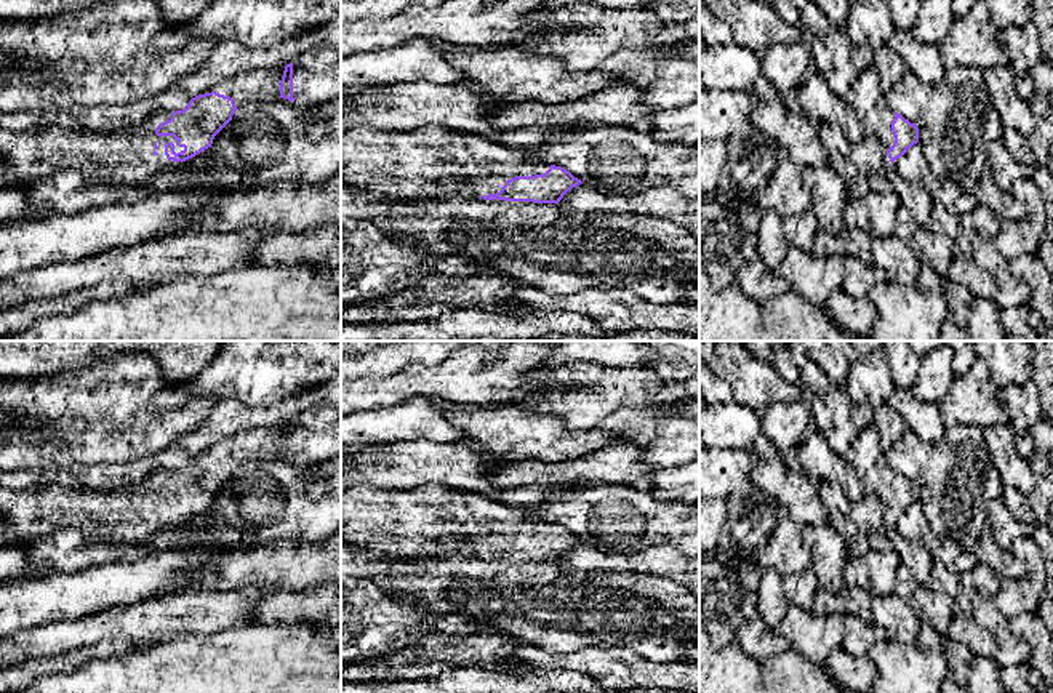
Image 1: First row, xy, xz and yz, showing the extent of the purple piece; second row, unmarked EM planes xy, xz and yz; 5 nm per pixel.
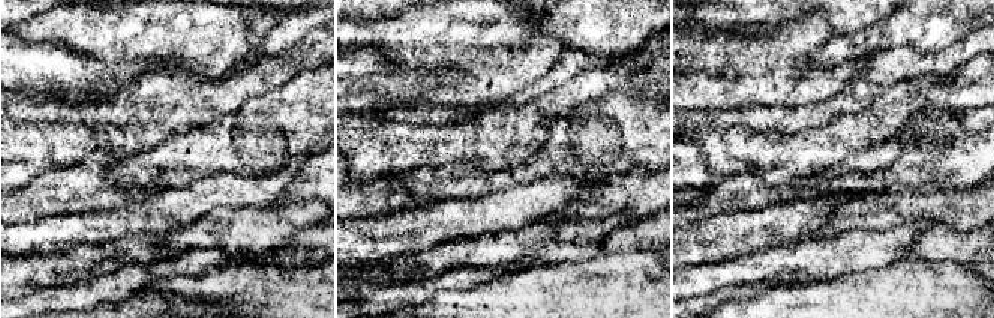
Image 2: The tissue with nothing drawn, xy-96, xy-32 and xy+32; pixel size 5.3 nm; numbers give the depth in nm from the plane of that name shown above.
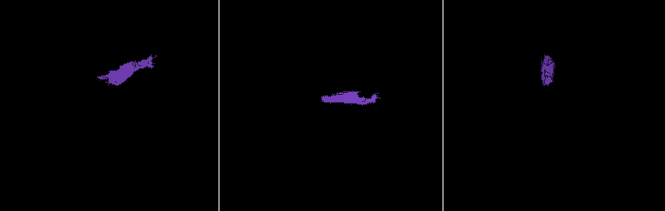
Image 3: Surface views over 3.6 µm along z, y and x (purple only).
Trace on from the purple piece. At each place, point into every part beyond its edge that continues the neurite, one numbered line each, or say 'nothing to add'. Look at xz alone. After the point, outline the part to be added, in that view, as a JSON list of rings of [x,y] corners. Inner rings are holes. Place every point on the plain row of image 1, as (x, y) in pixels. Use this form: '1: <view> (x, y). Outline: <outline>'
1: xz (434, 519). Outline: [[[354,485],[341,488],[341,539],[389,557],[450,555],[462,551],[467,555],[496,552],[515,535],[544,533],[551,523],[533,514],[531,507],[515,507],[469,490],[445,485],[424,485],[411,490]]]

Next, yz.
1: yz (868, 460). Outline: [[[869,424],[851,443],[845,453],[847,463],[861,480],[866,495],[875,495],[888,509],[895,495],[891,491],[891,480],[895,471],[887,461],[887,451],[882,448],[877,429]]]

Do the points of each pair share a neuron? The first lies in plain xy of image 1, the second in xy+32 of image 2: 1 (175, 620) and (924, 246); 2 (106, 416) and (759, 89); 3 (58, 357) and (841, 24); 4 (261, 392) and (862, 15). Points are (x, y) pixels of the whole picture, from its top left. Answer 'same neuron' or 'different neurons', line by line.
1: different neurons
2: same neuron
3: same neuron
4: different neurons

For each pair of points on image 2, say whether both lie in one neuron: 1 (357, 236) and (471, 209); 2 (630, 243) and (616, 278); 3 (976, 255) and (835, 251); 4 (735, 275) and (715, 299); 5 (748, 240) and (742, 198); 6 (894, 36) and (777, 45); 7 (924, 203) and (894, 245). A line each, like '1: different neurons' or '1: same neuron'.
1: same neuron
2: different neurons
3: different neurons
4: different neurons
5: different neurons
6: different neurons
7: different neurons

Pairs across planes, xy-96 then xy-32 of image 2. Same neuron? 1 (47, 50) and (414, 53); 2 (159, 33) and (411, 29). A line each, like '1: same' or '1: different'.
1: different
2: same

